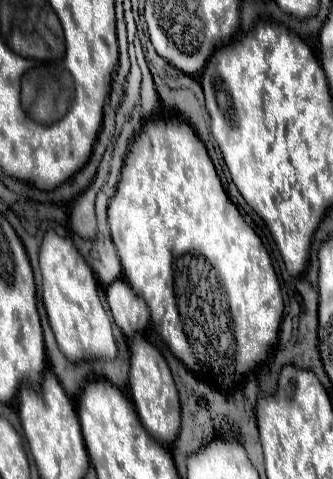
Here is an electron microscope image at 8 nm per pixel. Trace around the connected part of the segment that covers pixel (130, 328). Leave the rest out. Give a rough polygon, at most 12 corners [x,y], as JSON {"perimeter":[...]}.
{"perimeter":[[121,278],[107,288],[115,324],[127,338],[149,324],[145,300]]}

